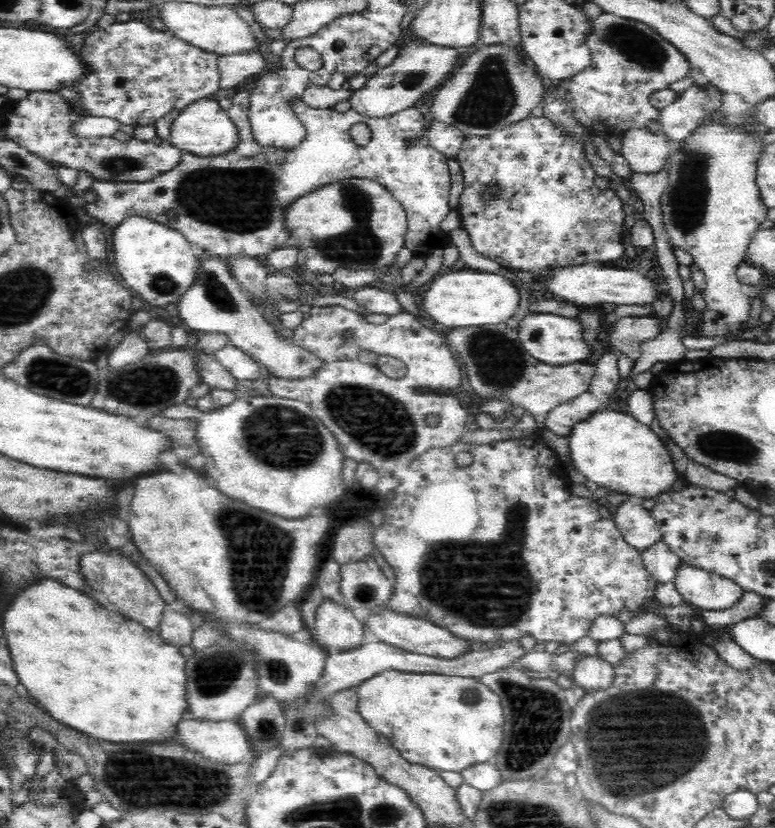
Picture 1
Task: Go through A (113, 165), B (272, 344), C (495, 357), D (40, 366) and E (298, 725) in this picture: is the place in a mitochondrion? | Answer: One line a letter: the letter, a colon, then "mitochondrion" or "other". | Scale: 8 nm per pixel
A: mitochondrion
B: other
C: mitochondrion
D: mitochondrion
E: mitochondrion

